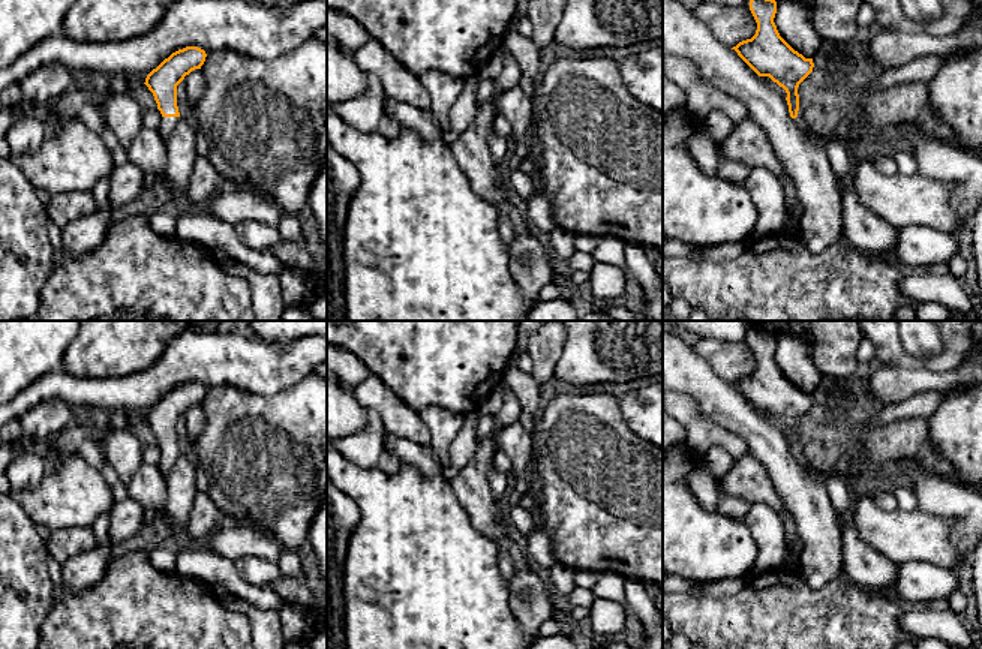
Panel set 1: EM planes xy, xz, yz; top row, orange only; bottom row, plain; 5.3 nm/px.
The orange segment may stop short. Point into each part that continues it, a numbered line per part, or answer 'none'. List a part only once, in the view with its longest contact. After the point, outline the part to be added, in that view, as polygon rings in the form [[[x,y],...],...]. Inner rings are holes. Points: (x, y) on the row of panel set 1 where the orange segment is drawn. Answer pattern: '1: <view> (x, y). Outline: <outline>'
1: xy (168, 123). Outline: [[[162,117],[162,123],[160,123],[157,132],[163,138],[165,144],[171,135],[171,132],[174,130],[175,124],[178,123],[178,120],[180,120],[180,117]]]

